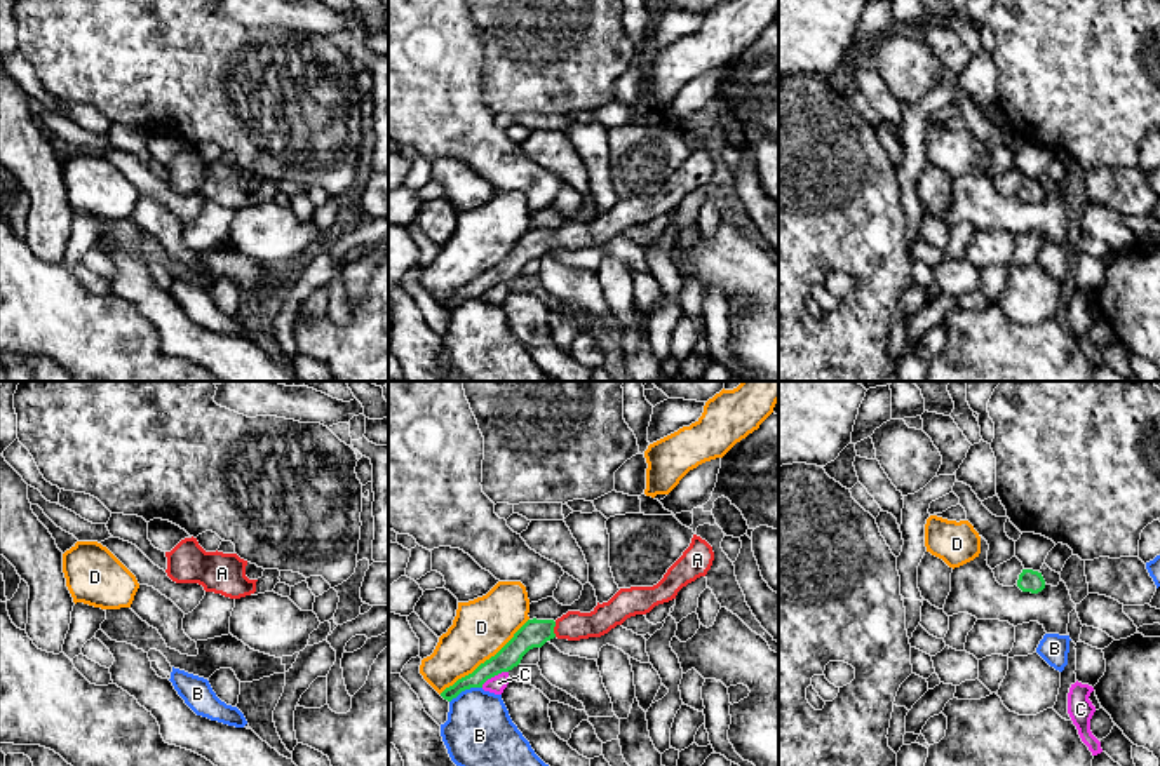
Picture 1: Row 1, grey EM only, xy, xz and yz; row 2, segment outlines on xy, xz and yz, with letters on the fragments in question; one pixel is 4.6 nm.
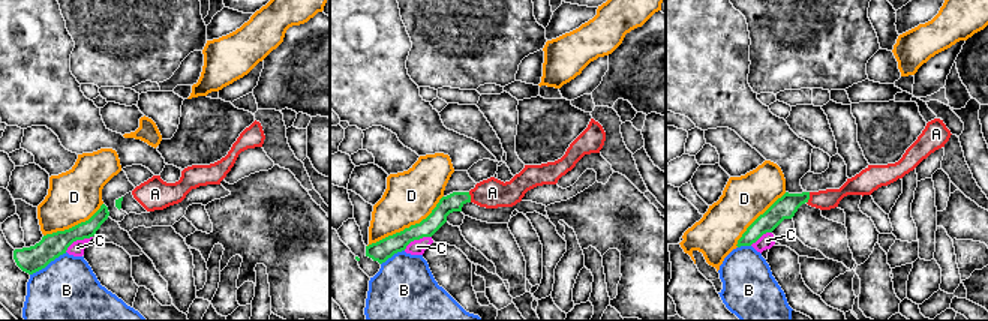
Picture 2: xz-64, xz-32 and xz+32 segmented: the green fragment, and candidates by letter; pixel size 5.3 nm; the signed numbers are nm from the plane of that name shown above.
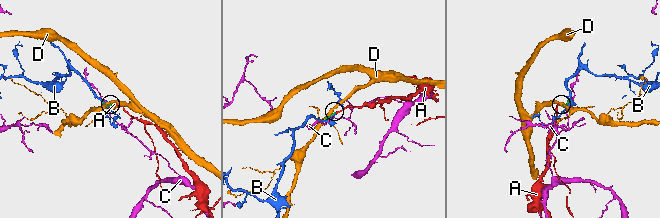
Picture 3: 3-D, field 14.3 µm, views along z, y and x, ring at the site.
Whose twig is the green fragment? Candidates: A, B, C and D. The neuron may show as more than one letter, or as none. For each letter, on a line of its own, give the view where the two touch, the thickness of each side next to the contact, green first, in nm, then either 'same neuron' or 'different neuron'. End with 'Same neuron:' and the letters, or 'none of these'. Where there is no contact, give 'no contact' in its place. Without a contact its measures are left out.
A: meets green in xz; 130 nm thick on the green side, 140 nm on the other; same neuron
B: meets green in xz; 110 nm thick on the green side, 320 nm on the other; different neuron
C: meets green in xz; 120 nm thick on the green side, 80 nm on the other; different neuron
D: meets green in xz; 130 nm thick on the green side, 260 nm on the other; different neuron
Same neuron: A

